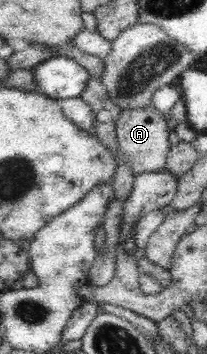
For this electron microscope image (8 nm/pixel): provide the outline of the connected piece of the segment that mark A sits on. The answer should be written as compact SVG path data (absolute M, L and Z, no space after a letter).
M152 101L143 107L121 110L116 126L117 147L119 154L130 161L130 170L134 176L141 172L164 171L171 147L169 131L164 114L154 107Z

